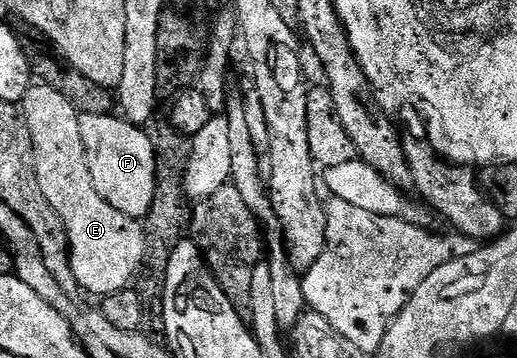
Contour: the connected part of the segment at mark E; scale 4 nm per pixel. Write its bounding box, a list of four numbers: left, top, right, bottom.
[21,83,145,298]

